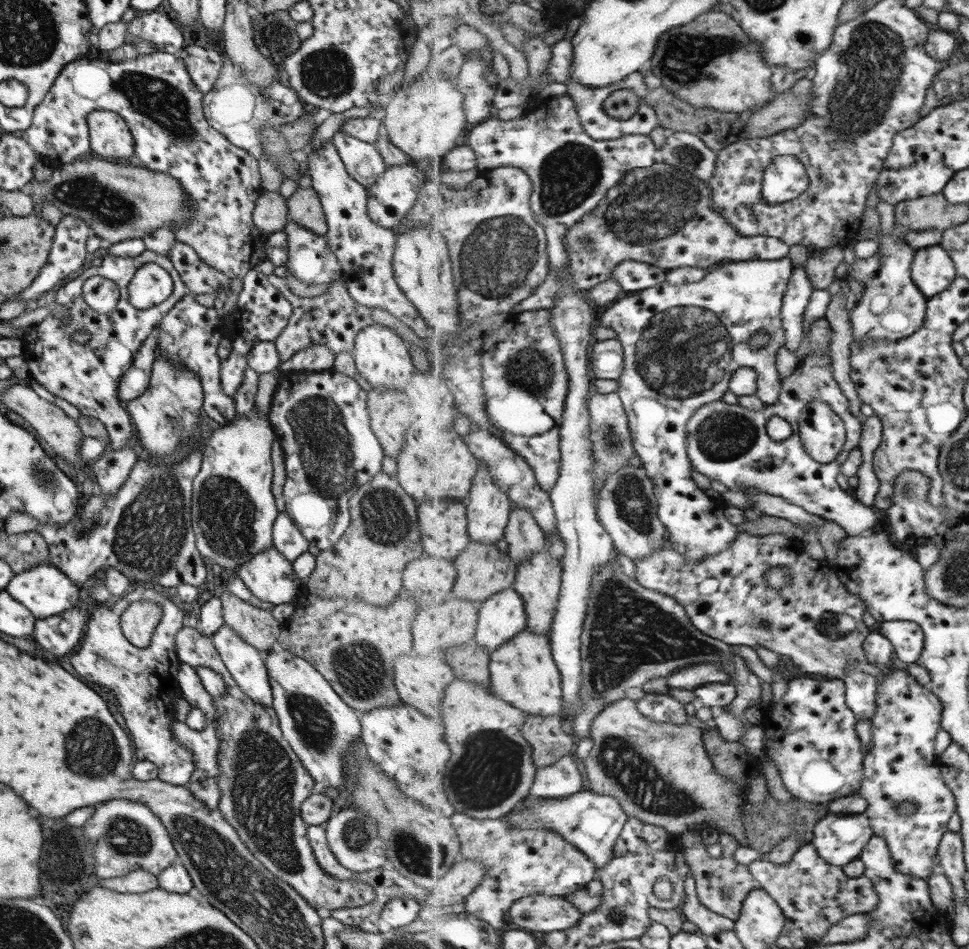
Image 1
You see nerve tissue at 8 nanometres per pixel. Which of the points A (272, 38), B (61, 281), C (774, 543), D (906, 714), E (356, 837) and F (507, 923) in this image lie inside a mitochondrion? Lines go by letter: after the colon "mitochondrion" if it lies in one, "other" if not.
A: mitochondrion
B: other
C: other
D: other
E: mitochondrion
F: other

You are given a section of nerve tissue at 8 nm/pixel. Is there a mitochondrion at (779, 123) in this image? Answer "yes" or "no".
no

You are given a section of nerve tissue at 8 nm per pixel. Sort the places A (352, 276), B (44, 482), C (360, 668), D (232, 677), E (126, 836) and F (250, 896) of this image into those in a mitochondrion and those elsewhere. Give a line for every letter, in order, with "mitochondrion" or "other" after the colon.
A: other
B: mitochondrion
C: mitochondrion
D: other
E: mitochondrion
F: mitochondrion

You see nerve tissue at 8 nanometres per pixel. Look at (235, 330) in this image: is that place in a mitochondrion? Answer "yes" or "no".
no

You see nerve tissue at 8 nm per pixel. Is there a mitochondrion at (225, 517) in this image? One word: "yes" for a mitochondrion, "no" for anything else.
yes

